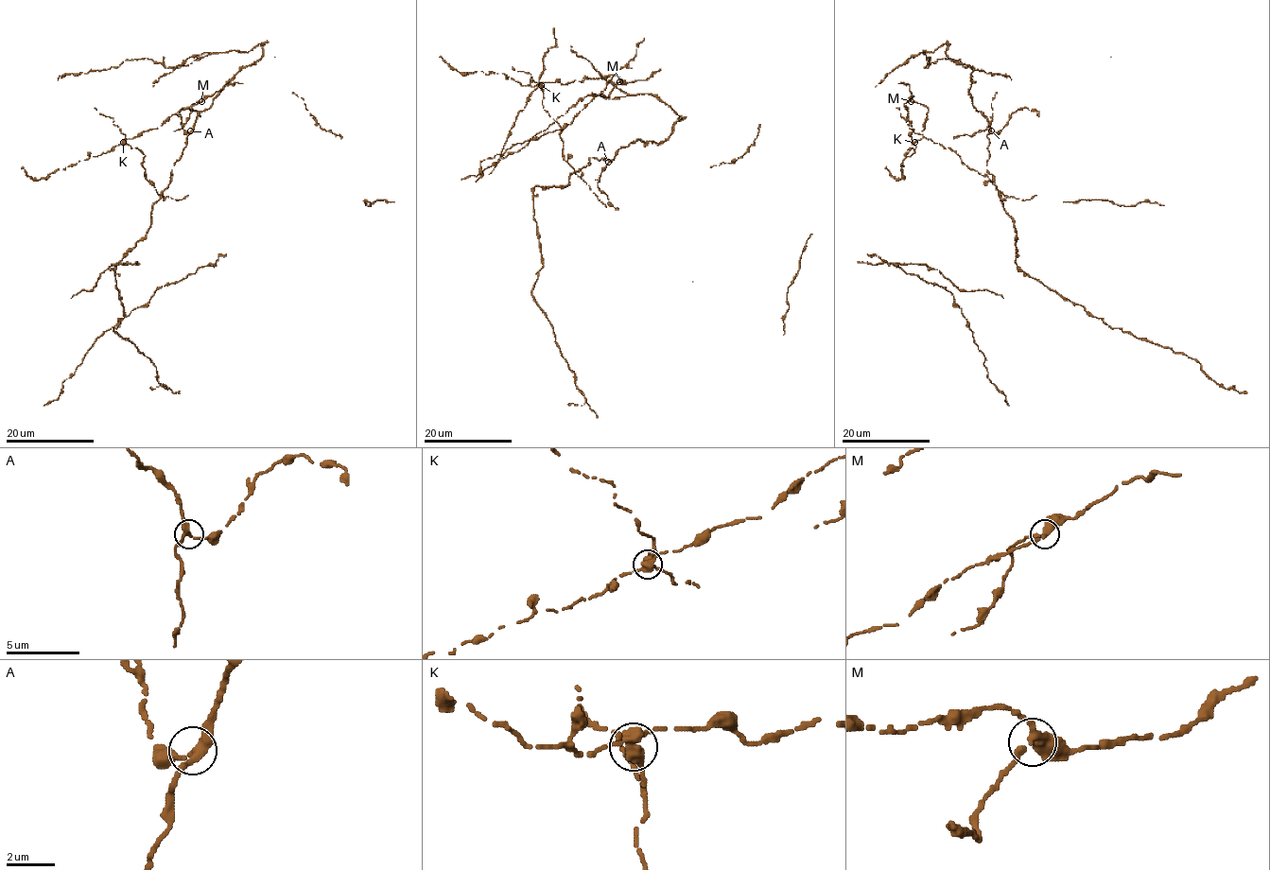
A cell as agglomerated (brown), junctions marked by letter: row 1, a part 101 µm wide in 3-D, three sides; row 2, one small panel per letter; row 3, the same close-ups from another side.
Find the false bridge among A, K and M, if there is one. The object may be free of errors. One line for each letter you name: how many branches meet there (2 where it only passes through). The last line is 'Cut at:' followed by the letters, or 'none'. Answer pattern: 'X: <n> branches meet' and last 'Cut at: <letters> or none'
K: 3 branches meet
Cut at: K

